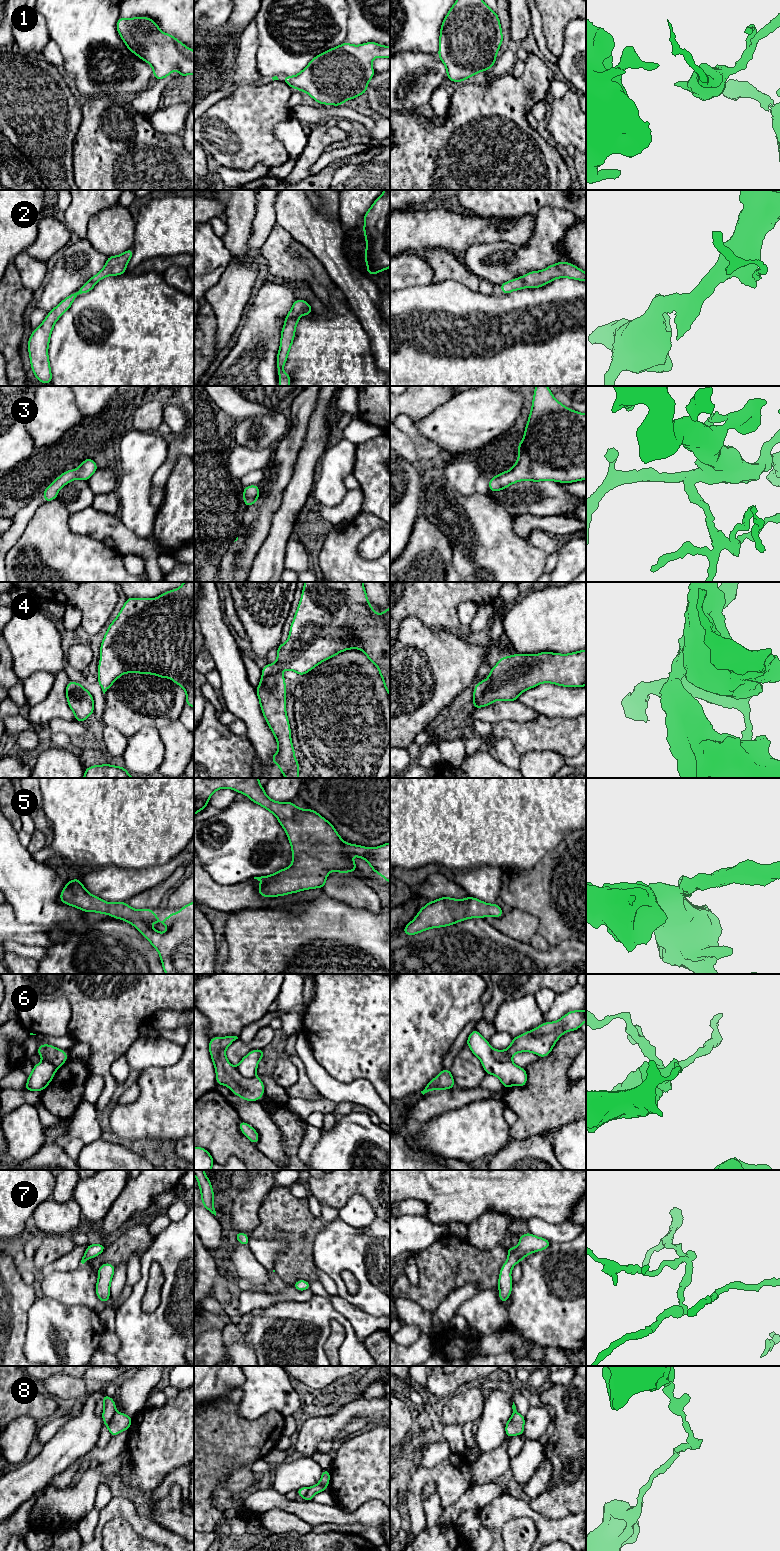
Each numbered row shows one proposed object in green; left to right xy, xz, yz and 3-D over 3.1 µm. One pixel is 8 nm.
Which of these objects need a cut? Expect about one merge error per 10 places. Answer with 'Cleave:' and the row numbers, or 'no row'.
Cleave: 8

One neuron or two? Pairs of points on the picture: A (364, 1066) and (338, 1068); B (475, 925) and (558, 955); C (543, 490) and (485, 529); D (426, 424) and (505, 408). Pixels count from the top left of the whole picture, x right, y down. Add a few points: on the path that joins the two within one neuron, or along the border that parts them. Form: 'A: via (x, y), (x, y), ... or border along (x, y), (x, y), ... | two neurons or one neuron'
A: via (358, 1063), (344, 1063) | one neuron
B: via (496, 946), (509, 954), (537, 956) | one neuron
C: border along (490, 498), (499, 503), (512, 516) | two neurons
D: via (446, 424), (463, 424), (485, 412) | one neuron

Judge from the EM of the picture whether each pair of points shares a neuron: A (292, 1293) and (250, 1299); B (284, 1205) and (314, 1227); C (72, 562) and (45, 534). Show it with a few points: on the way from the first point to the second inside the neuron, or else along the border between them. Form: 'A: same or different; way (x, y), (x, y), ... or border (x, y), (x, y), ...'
A: same; way (282, 1295), (270, 1299), (260, 1299)
B: same; way (291, 1212), (307, 1226)
C: same; way (65, 556), (50, 541)

